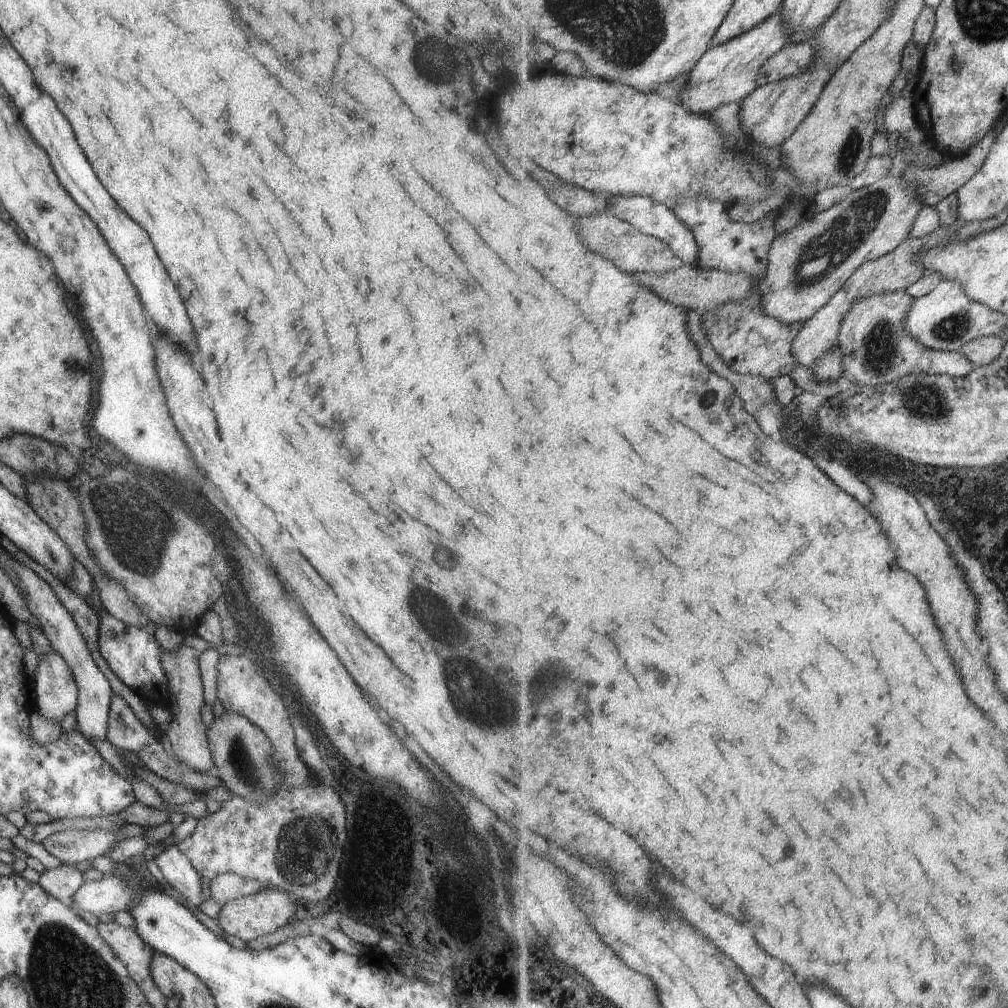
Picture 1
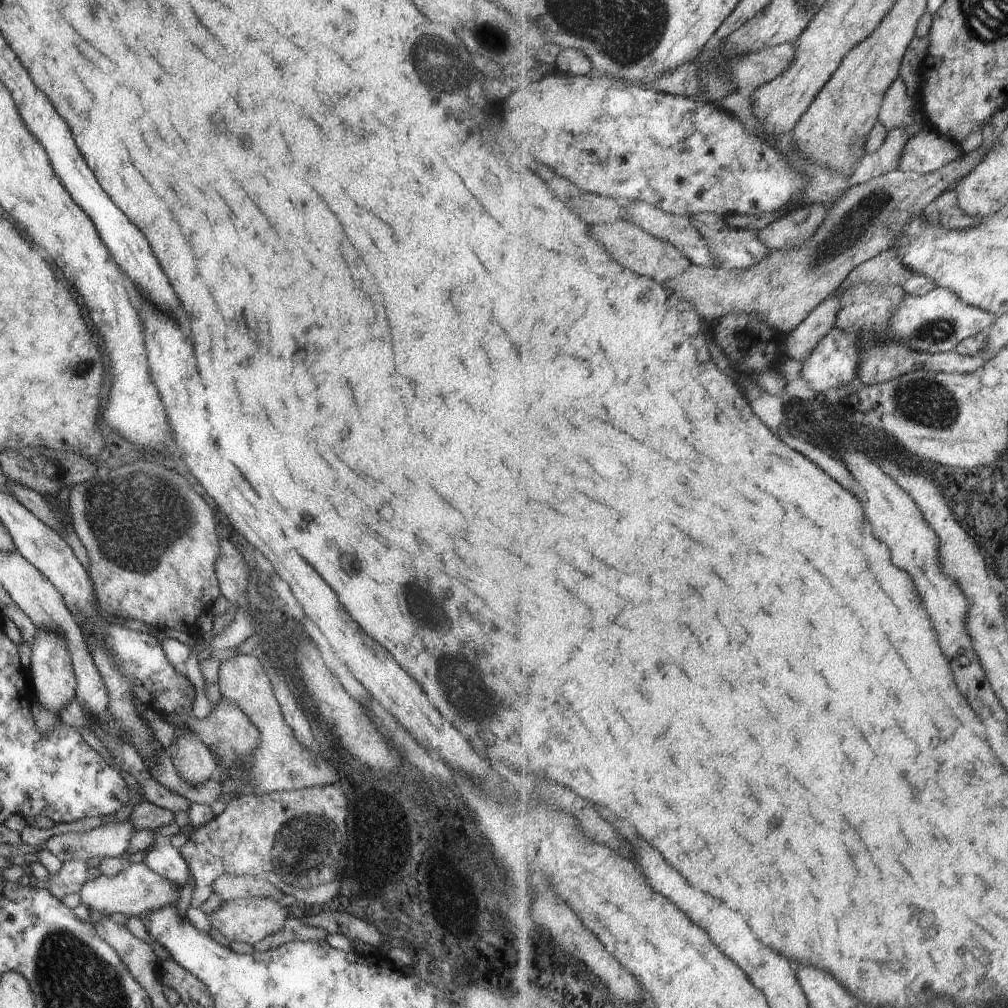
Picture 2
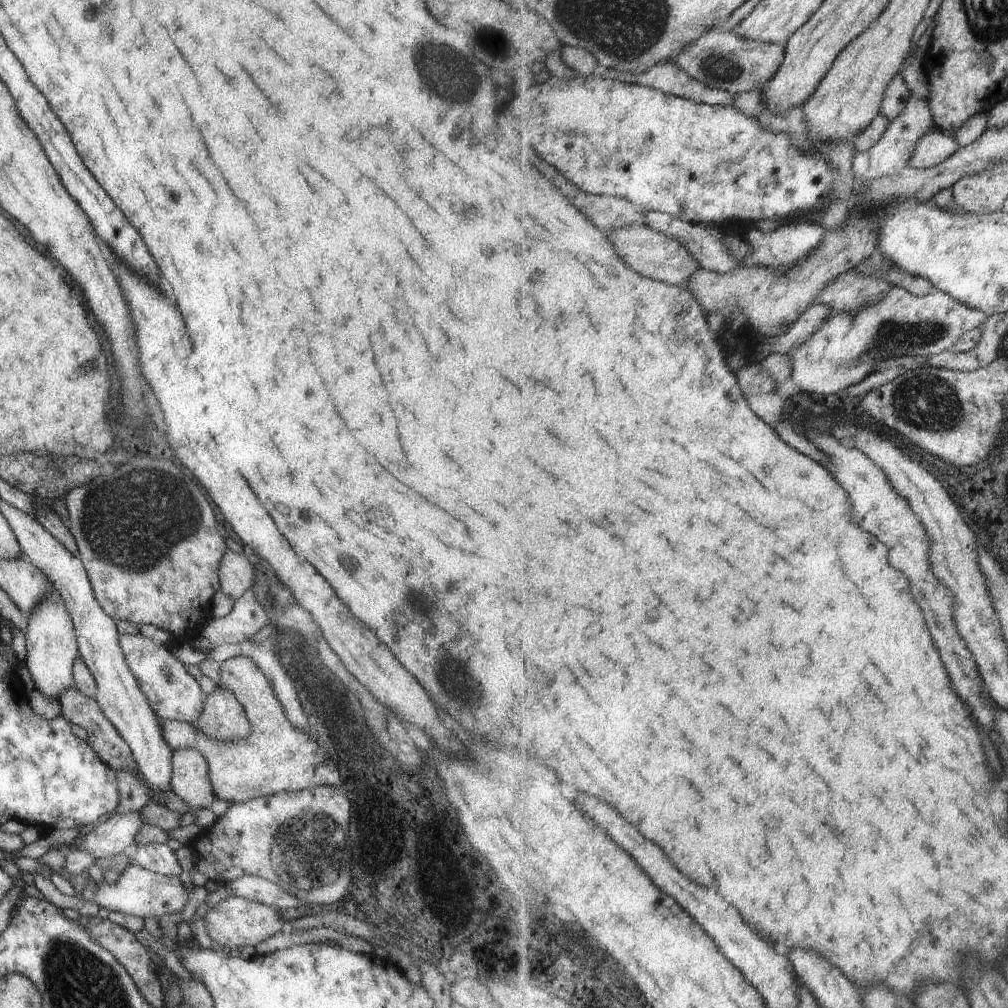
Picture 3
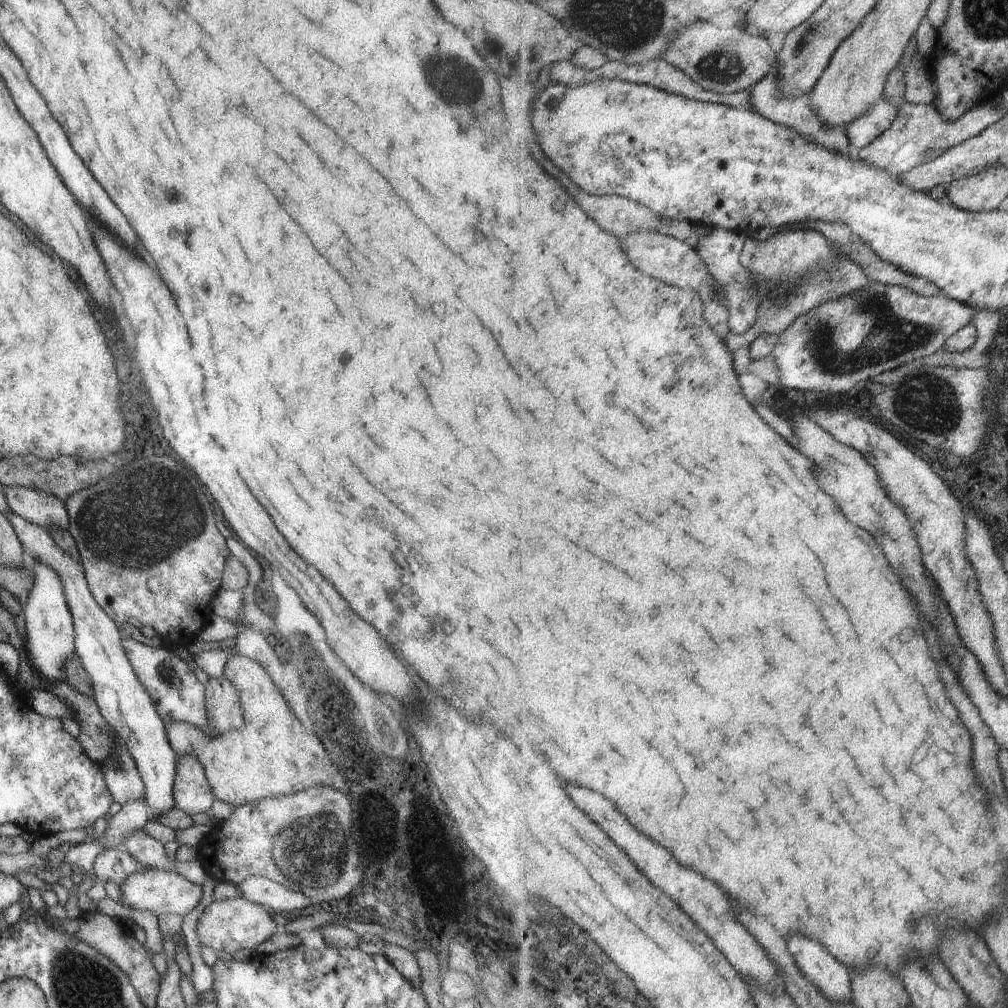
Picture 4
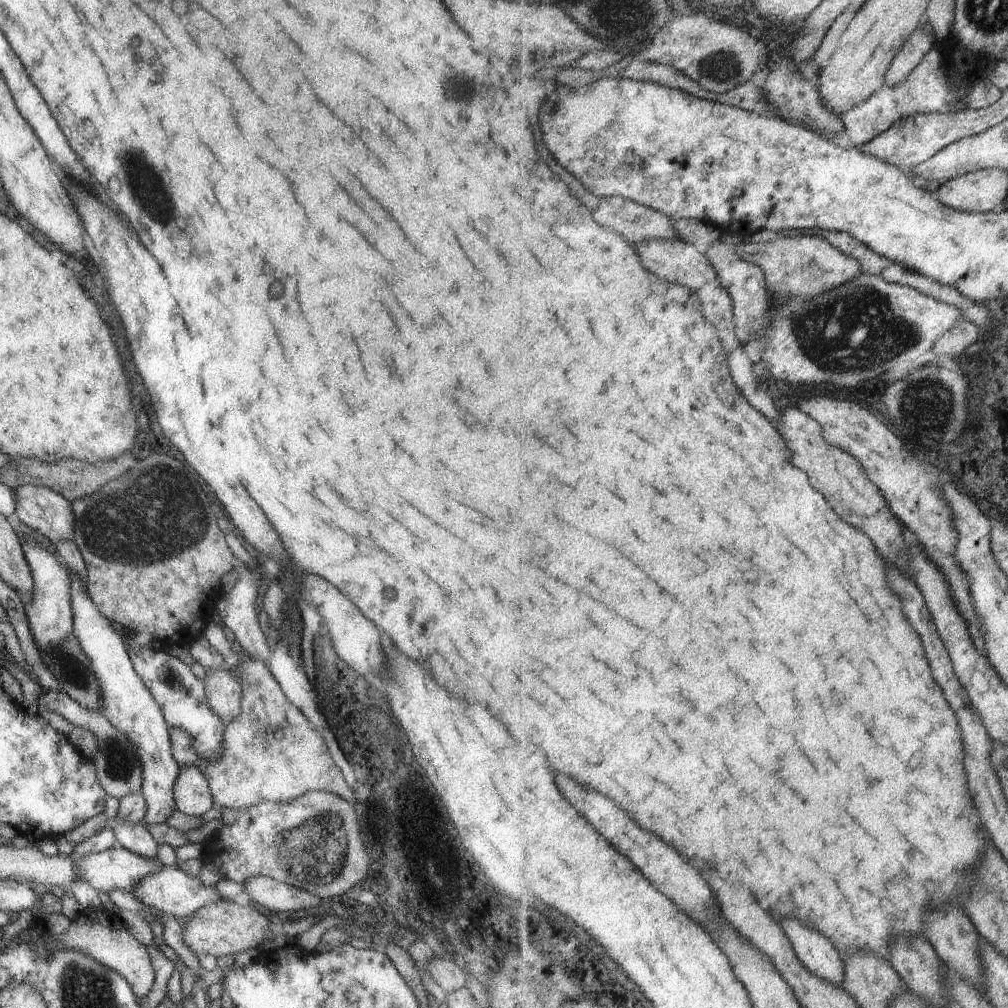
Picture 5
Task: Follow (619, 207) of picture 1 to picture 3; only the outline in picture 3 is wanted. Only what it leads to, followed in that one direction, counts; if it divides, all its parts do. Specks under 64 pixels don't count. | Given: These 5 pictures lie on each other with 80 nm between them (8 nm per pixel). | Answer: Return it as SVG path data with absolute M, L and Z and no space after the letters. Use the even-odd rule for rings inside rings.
M663 211L645 212L644 224L685 245L707 270L725 274L741 265L729 254L724 243L726 234L719 229L693 224Z

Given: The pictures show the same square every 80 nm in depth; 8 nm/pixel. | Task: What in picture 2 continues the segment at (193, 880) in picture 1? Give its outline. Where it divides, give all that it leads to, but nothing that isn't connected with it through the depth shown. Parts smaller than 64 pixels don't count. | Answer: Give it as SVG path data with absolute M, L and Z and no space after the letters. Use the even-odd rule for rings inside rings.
M166 840L157 842L150 852L142 856L141 863L179 888L189 878L190 870L185 859Z

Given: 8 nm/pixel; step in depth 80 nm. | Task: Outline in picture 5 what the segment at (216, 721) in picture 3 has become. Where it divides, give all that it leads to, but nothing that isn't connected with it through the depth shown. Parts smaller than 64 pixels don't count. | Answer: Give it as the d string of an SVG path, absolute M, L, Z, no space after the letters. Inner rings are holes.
M229 669L206 670L202 680L208 707L225 726L240 715L242 688Z

